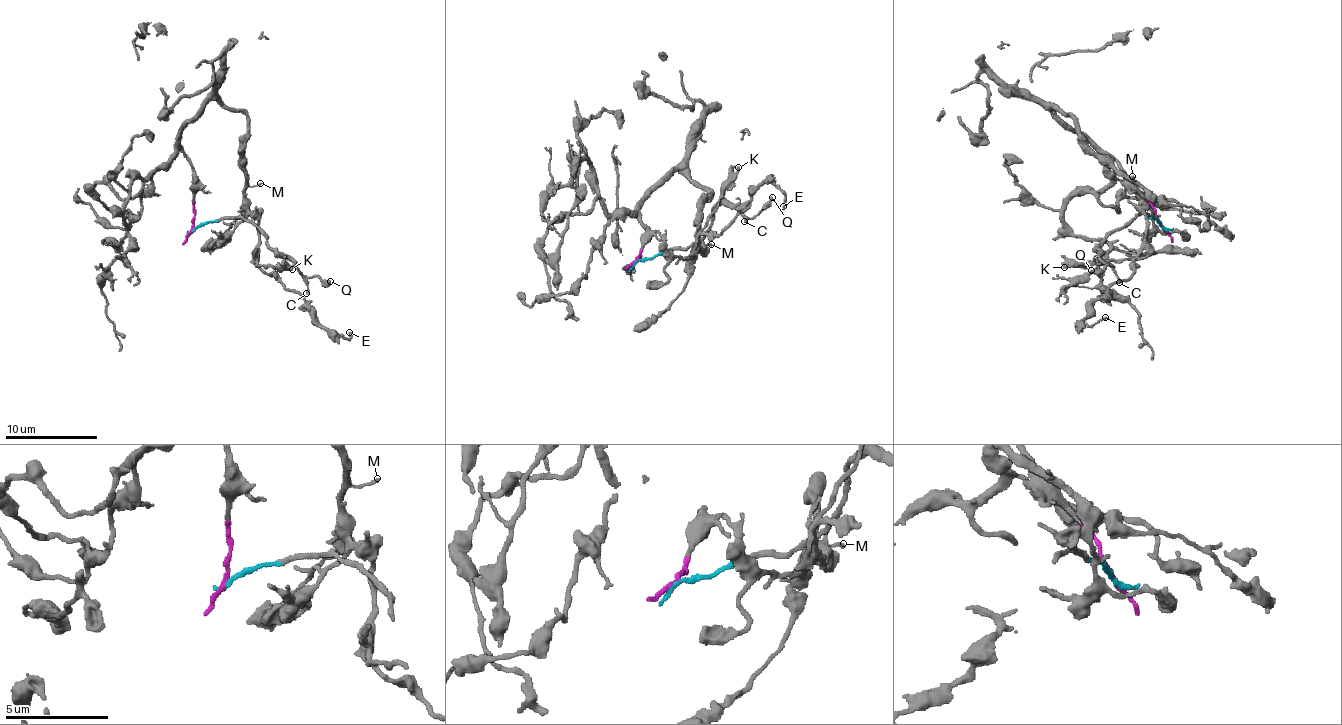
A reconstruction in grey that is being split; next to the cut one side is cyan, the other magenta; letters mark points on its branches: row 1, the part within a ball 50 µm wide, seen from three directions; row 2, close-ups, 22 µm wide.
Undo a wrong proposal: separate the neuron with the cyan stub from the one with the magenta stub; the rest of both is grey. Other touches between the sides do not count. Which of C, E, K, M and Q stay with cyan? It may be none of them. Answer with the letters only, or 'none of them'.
C, Q

